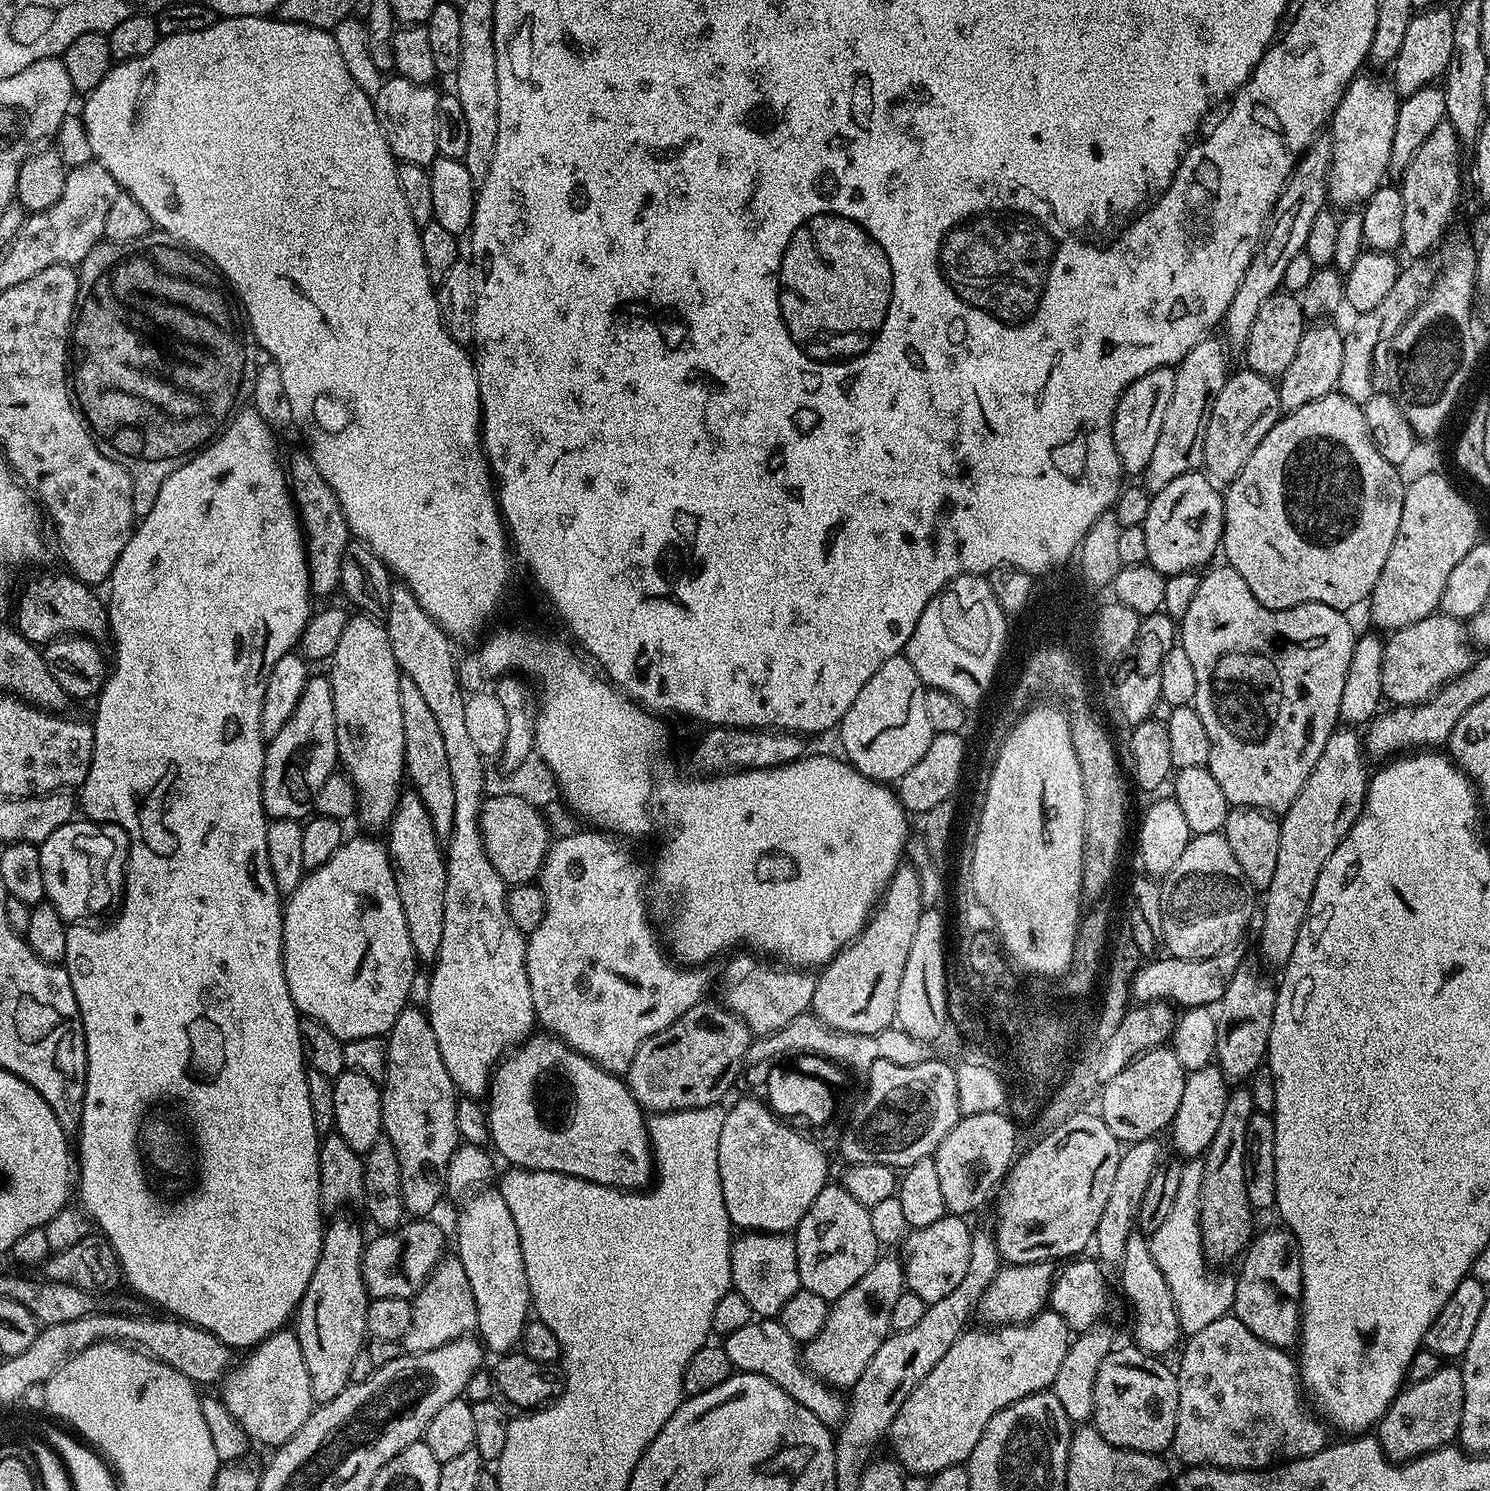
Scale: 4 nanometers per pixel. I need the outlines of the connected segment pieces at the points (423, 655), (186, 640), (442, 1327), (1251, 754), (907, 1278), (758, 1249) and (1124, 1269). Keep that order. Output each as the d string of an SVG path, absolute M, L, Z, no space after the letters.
M399 582L393 583L390 590L386 627L390 638L390 650L394 650L394 662L400 667L403 675L414 678L430 710L434 710L438 730L442 730L442 743L446 746L450 778L454 782L454 826L452 835L446 840L448 869L446 906L442 918L442 944L438 946L438 954L428 976L430 994L426 1011L430 1026L434 1030L434 1038L438 1038L438 1050L442 1050L442 1062L446 1062L450 1078L465 1097L480 1098L487 1093L492 1083L494 1066L500 1063L505 1053L517 1044L523 1044L538 1024L534 998L530 995L530 978L526 974L526 936L518 926L514 926L510 918L504 879L500 877L498 870L494 870L482 842L480 808L486 799L486 760L470 739L465 723L466 692L460 683L458 660L452 657L453 641L447 632L441 630L438 622L419 605L418 598L410 589Z
M245 406L245 407L243 407L243 408L241 408L241 409L240 409L240 411L239 411L239 412L237 412L237 413L236 413L236 415L235 415L235 416L233 416L233 417L232 417L232 419L231 419L231 420L229 420L229 421L228 421L228 423L227 423L227 424L225 424L225 425L224 425L224 431L223 431L223 432L221 432L221 433L220 433L220 435L219 435L219 436L217 436L217 437L216 437L216 439L215 439L215 440L213 440L213 441L211 441L211 442L209 442L209 443L207 443L207 444L205 444L205 445L204 445L204 447L203 447L203 448L201 448L201 449L199 449L199 451L197 451L197 452L196 452L196 453L195 453L195 455L193 455L193 456L192 456L192 457L191 457L191 458L189 458L189 459L188 459L188 461L187 461L187 462L185 462L185 463L184 463L184 464L183 464L183 465L182 465L182 466L178 466L178 470L174 470L174 474L170 474L170 478L166 478L166 482L162 482L162 486L161 486L161 487L160 487L160 489L159 489L159 490L158 490L158 499L157 499L157 500L155 500L155 501L154 501L154 510L150 510L150 514L146 514L146 515L145 515L145 516L143 516L143 517L142 517L142 519L141 519L141 520L140 520L140 521L139 521L139 523L137 523L137 524L136 524L136 525L135 525L135 528L134 528L134 531L133 531L133 534L132 534L132 537L130 537L130 538L129 538L129 540L128 540L128 541L127 541L127 542L126 542L126 550L122 550L122 554L121 554L121 555L120 555L120 557L119 557L119 558L118 558L118 562L117 562L117 563L116 563L116 565L115 565L115 566L114 566L114 570L113 570L113 571L112 571L112 574L111 574L111 577L110 577L110 585L111 585L111 584L112 584L112 593L110 593L110 594L109 594L109 596L106 596L106 607L107 607L107 609L108 609L108 626L109 626L109 629L110 629L110 640L113 640L113 642L114 642L114 643L116 643L116 672L112 672L112 671L109 671L109 672L108 672L108 673L107 673L107 676L106 676L106 679L105 679L105 681L104 681L104 686L103 686L103 688L101 688L101 689L100 689L100 695L99 695L99 697L98 697L98 699L97 699L97 700L96 700L96 701L95 701L95 704L96 704L96 703L97 703L97 704L96 704L96 720L95 720L95 719L94 719L94 723L93 723L93 724L92 724L92 729L93 729L93 730L94 730L94 754L93 754L93 755L92 755L92 761L91 761L91 762L90 762L90 770L89 770L89 771L88 771L88 773L87 773L87 774L86 774L86 778L85 778L85 779L84 779L84 783L83 783L83 785L82 785L82 787L81 787L81 788L80 788L80 789L79 789L79 792L78 792L78 804L79 804L79 807L80 807L80 808L81 808L81 809L82 809L82 812L85 812L85 814L83 814L83 815L84 815L84 816L85 816L85 817L87 817L87 819L88 819L88 820L89 820L89 821L93 821L93 822L95 822L95 823L96 823L96 824L98 824L98 825L100 825L100 826L101 826L101 825L102 825L102 824L104 824L104 823L116 823L116 824L117 824L117 825L118 825L118 826L120 826L120 827L121 827L121 828L122 828L122 830L123 830L123 831L124 831L124 832L125 832L125 834L126 834L126 867L125 867L125 868L124 868L124 869L123 869L123 871L124 871L124 870L125 870L125 872L124 872L124 905L122 905L122 906L121 906L121 908L120 908L120 913L118 913L118 914L117 914L117 916L116 916L116 921L114 921L114 922L113 922L113 924L108 924L108 925L106 925L106 926L105 926L105 928L87 928L87 927L88 927L88 926L89 926L89 925L88 925L88 924L87 924L87 923L84 923L84 922L72 922L72 923L69 923L69 924L68 924L68 929L67 929L67 930L66 930L66 954L65 954L65 955L64 955L64 962L63 962L63 965L62 965L62 966L63 966L63 968L65 968L65 970L67 970L67 971L68 971L68 973L69 973L69 974L70 974L70 986L74 986L74 998L75 998L75 999L76 999L76 1001L77 1001L77 1002L78 1002L78 1010L79 1010L79 1011L80 1011L80 1017L81 1017L81 1018L82 1018L82 1022L83 1022L83 1023L84 1023L84 1045L85 1045L85 1046L86 1046L86 1062L87 1062L87 1063L88 1063L88 1065L87 1065L87 1066L86 1066L86 1098L85 1098L85 1099L84 1099L84 1101L83 1101L83 1102L82 1102L82 1122L81 1122L81 1123L80 1123L80 1131L79 1131L79 1133L78 1133L78 1139L80 1139L80 1204L81 1204L81 1206L82 1206L82 1207L84 1207L84 1210L85 1210L85 1212L86 1212L86 1213L88 1213L88 1214L90 1214L90 1216L91 1216L91 1218L92 1218L92 1220L93 1220L93 1222L94 1222L94 1223L96 1223L96 1224L97 1224L97 1226L98 1226L98 1227L100 1227L100 1228L97 1228L97 1229L98 1229L98 1232L99 1232L99 1235L101 1235L101 1236L103 1236L103 1237L104 1237L104 1239L105 1239L105 1240L107 1240L107 1241L108 1241L108 1244L109 1244L109 1245L110 1245L110 1247L112 1247L112 1249L113 1249L113 1250L114 1250L114 1254L115 1254L115 1255L116 1255L116 1259L117 1259L117 1260L119 1260L119 1261L120 1261L120 1274L121 1274L121 1277L122 1277L122 1280L123 1280L123 1283L124 1283L124 1284L125 1284L125 1285L126 1285L126 1284L127 1284L127 1283L128 1283L128 1284L129 1284L129 1286L130 1286L130 1287L132 1287L132 1288L129 1288L129 1289L131 1289L131 1291L132 1291L132 1292L133 1292L133 1293L135 1293L135 1295L137 1295L137 1296L139 1296L139 1297L140 1297L140 1299L141 1299L141 1300L143 1300L143 1301L145 1301L145 1302L147 1302L147 1303L148 1303L148 1304L149 1304L149 1305L152 1305L152 1304L157 1304L157 1306L158 1306L158 1307L160 1307L160 1308L165 1308L165 1310L166 1310L166 1311L168 1311L168 1312L165 1312L165 1313L167 1313L167 1315L168 1315L168 1316L169 1316L169 1317L172 1317L172 1318L175 1318L175 1319L177 1319L177 1320L184 1320L184 1321L186 1321L186 1322L187 1322L187 1323L188 1323L188 1324L192 1324L192 1325L193 1325L193 1326L195 1326L195 1328L205 1328L205 1330L207 1330L207 1332L209 1332L209 1333L210 1333L210 1334L214 1334L214 1335L215 1335L215 1336L216 1336L216 1337L218 1337L218 1339L219 1339L219 1340L221 1340L221 1341L222 1341L222 1343L224 1343L224 1344L226 1344L226 1345L229 1345L229 1346L235 1346L235 1344L248 1344L248 1345L247 1345L247 1346L255 1346L255 1345L257 1345L257 1344L260 1344L260 1343L262 1343L262 1342L263 1342L263 1341L264 1341L264 1339L266 1339L266 1338L267 1338L267 1336L273 1336L273 1334L275 1334L275 1332L279 1332L279 1331L281 1331L281 1329L283 1329L283 1328L284 1328L284 1327L285 1327L285 1325L287 1325L287 1324L284 1324L284 1323L286 1323L286 1322L287 1322L287 1320L288 1320L288 1323L289 1323L289 1321L291 1321L291 1320L292 1320L292 1319L293 1319L293 1316L294 1316L294 1313L295 1313L295 1312L296 1312L296 1311L297 1311L297 1309L299 1309L299 1307L300 1307L300 1299L301 1299L301 1298L302 1298L302 1294L306 1294L306 1286L307 1286L307 1285L308 1285L308 1283L309 1283L309 1282L310 1282L310 1278L311 1278L311 1277L312 1277L312 1275L313 1275L313 1274L314 1274L314 1266L318 1266L318 1258L319 1258L319 1257L320 1257L320 1251L321 1251L321 1250L322 1250L322 1242L323 1242L323 1241L324 1241L324 1229L325 1229L325 1227L326 1227L326 1220L325 1220L325 1217L324 1217L324 1216L323 1216L323 1215L322 1215L322 1209L321 1209L321 1206L320 1206L320 1175L319 1175L319 1174L318 1174L318 1154L319 1154L319 1153L320 1153L320 1140L319 1140L319 1139L318 1139L318 1133L317 1133L317 1131L316 1131L316 1127L315 1127L315 1126L314 1126L314 1114L310 1114L310 1094L309 1094L309 1093L308 1093L308 1073L307 1073L307 1071L306 1071L306 1065L305 1065L305 1063L304 1063L304 1055L303 1055L303 1054L302 1054L302 1038L301 1038L301 1037L300 1037L300 1022L301 1022L301 1019L302 1019L302 1017L301 1017L301 1015L300 1015L300 1013L299 1013L299 1012L297 1012L297 1010L296 1010L296 1007L295 1007L295 1006L294 1006L294 1002L293 1002L293 1001L292 1001L292 999L291 999L291 998L290 998L290 986L286 986L286 974L285 974L285 973L284 973L284 959L283 959L283 958L282 958L282 922L283 922L283 921L284 921L284 910L283 910L283 907L282 907L282 893L280 893L280 891L279 891L279 890L278 890L278 886L277 886L277 885L276 885L276 883L275 883L275 882L274 882L274 874L273 874L273 873L272 873L272 871L271 871L271 870L270 870L270 854L269 854L269 853L268 853L268 847L267 847L267 846L266 846L266 834L267 834L267 833L268 833L268 825L269 825L269 823L270 823L270 817L269 817L269 815L268 815L268 813L267 813L267 812L265 812L265 811L264 811L264 807L263 807L263 806L262 806L262 774L263 774L263 773L264 773L264 749L265 749L265 747L266 747L266 734L265 734L265 733L264 733L264 731L263 731L263 730L262 730L262 702L263 702L263 701L264 701L264 695L265 695L265 694L266 694L266 686L267 686L267 685L268 685L268 675L269 675L269 674L270 674L270 670L274 670L274 662L278 662L278 658L282 658L282 657L283 657L283 656L284 656L284 655L286 655L286 654L287 654L287 653L288 653L288 652L291 652L291 651L293 651L293 649L295 649L295 648L296 648L296 647L297 647L297 645L299 645L299 643L300 643L300 635L301 635L301 634L302 634L302 630L303 630L303 629L304 629L304 627L305 627L305 626L306 626L306 622L307 622L307 621L308 621L308 619L310 619L310 618L311 618L311 616L312 616L312 614L313 614L313 611L314 611L314 605L312 605L312 603L314 603L314 597L313 597L313 594L312 594L312 587L311 587L311 586L310 586L310 582L309 582L309 581L308 581L308 554L307 554L307 552L305 552L305 550L304 550L304 529L303 529L303 528L301 528L301 526L300 526L300 515L298 515L298 514L297 514L297 512L296 512L296 506L295 506L295 503L294 503L294 501L293 501L293 498L292 498L292 489L291 489L291 487L290 487L290 485L289 485L289 483L288 483L288 474L287 474L287 471L286 471L286 468L285 468L285 465L284 465L284 464L283 464L283 463L282 463L282 456L281 456L281 460L280 460L280 452L279 452L279 450L278 450L278 449L276 449L276 436L277 436L277 433L276 433L276 432L275 432L275 431L274 431L274 430L273 430L273 428L271 428L271 427L270 427L270 425L269 425L269 424L268 424L268 423L267 423L267 422L266 422L266 421L265 421L265 420L264 420L264 419L263 419L263 418L261 418L261 417L260 417L260 415L259 415L259 414L258 414L258 413L256 413L256 409L255 409L255 408L253 408L253 407L251 407L251 406Z
M455 1254L445 1255L434 1266L428 1281L421 1286L419 1292L411 1299L412 1321L410 1330L406 1330L402 1341L405 1353L438 1350L438 1346L446 1346L446 1342L457 1340L459 1336L467 1336L476 1328L476 1307L474 1306L474 1290L470 1290L470 1278L466 1278L466 1270L462 1270L460 1258Z
M1221 566L1209 567L1201 575L1198 595L1192 599L1190 610L1186 610L1184 619L1178 624L1178 644L1186 650L1190 663L1194 665L1194 678L1198 690L1194 706L1198 710L1198 718L1202 718L1206 726L1206 735L1210 738L1210 758L1206 767L1210 774L1222 786L1222 794L1226 794L1229 805L1242 808L1262 808L1269 814L1283 814L1298 798L1302 786L1306 786L1306 778L1310 778L1310 770L1314 770L1314 762L1318 762L1322 750L1326 747L1326 738L1335 732L1340 720L1339 704L1342 703L1342 685L1346 683L1346 670L1350 670L1350 658L1354 654L1354 646L1358 639L1358 632L1352 629L1345 613L1338 608L1331 608L1325 604L1299 604L1286 610L1274 610L1262 606L1254 594L1250 594L1250 586L1246 586L1242 574L1238 570Z
M945 1214L942 1218L938 1218L938 1222L930 1222L930 1226L911 1229L904 1237L902 1241L904 1283L907 1291L918 1294L918 1298L922 1298L925 1304L930 1305L938 1302L938 1298L946 1298L946 1294L950 1294L950 1290L954 1290L958 1286L958 1282L962 1282L962 1277L966 1275L966 1266L970 1266L972 1257L973 1233L973 1229L968 1228L968 1222L963 1216Z
M744 1232L741 1237L732 1241L732 1288L750 1302L750 1310L757 1317L779 1317L782 1306L802 1288L795 1239L786 1232Z
M1139 1231L1128 1235L1124 1257L1118 1265L1120 1286L1132 1307L1132 1336L1135 1347L1153 1356L1163 1357L1176 1343L1182 1340L1178 1310L1174 1302L1174 1294L1170 1294L1170 1286L1166 1286L1166 1278L1162 1270L1158 1270L1158 1262L1154 1262L1154 1254L1150 1254L1148 1240Z

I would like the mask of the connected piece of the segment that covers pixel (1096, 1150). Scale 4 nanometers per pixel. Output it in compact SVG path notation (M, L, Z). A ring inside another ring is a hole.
M1095 1111L1075 1112L1053 1132L1045 1132L1029 1152L1021 1151L1008 1175L1002 1181L996 1200L996 1228L994 1235L1001 1261L1008 1264L1043 1264L1076 1258L1084 1247L1093 1243L1098 1218L1110 1202L1110 1186L1114 1186L1114 1174L1118 1174L1118 1162L1122 1155L1122 1142L1110 1134L1110 1126Z

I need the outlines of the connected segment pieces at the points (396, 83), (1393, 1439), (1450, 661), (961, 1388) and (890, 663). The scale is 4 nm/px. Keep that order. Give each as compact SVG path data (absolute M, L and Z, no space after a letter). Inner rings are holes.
M395 74L389 75L381 83L378 94L374 97L376 117L397 161L428 166L436 159L437 117L441 93L434 89L432 84L410 82Z
M1452 1362L1438 1368L1430 1378L1401 1387L1374 1428L1382 1450L1393 1462L1407 1462L1435 1448L1449 1447L1460 1434L1463 1401L1462 1370Z
M1433 614L1391 633L1382 654L1382 690L1384 700L1396 706L1423 704L1445 684L1458 678L1474 663L1473 641L1461 621L1443 614Z
M1042 1311L1025 1324L979 1327L964 1331L954 1346L946 1350L946 1358L942 1358L942 1362L938 1362L938 1366L934 1366L934 1370L930 1370L922 1382L918 1382L910 1398L902 1402L902 1410L898 1410L890 1429L890 1441L896 1451L895 1459L905 1473L931 1474L946 1466L964 1464L974 1446L978 1446L978 1438L982 1438L986 1422L990 1422L998 1410L1035 1392L1051 1389L1054 1378L1058 1378L1062 1358L1066 1358L1068 1353L1070 1329L1057 1312Z
M907 655L890 658L874 670L870 682L850 702L850 710L846 710L838 725L839 732L843 755L868 780L899 782L906 770L926 754L934 735L926 715L926 685L910 666Z

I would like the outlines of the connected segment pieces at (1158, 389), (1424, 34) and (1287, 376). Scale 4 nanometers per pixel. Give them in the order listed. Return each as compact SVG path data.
M1175 367L1155 368L1150 374L1142 374L1131 386L1120 395L1120 401L1116 403L1116 413L1112 419L1112 437L1114 438L1114 450L1120 459L1120 467L1132 478L1139 477L1150 466L1150 458L1154 455L1154 446L1158 443L1158 434L1162 434L1162 418L1166 418L1166 406L1170 406L1170 397L1174 394Z
M1439 6L1417 11L1410 26L1406 26L1402 50L1398 50L1395 60L1390 65L1390 83L1395 88L1397 97L1403 98L1435 85L1450 66L1450 50L1454 50L1453 13Z
M1316 322L1305 327L1302 342L1298 342L1298 351L1290 361L1290 366L1286 366L1286 370L1278 377L1278 398L1285 413L1306 406L1306 402L1328 396L1339 385L1343 345L1344 332L1336 329L1332 322Z

